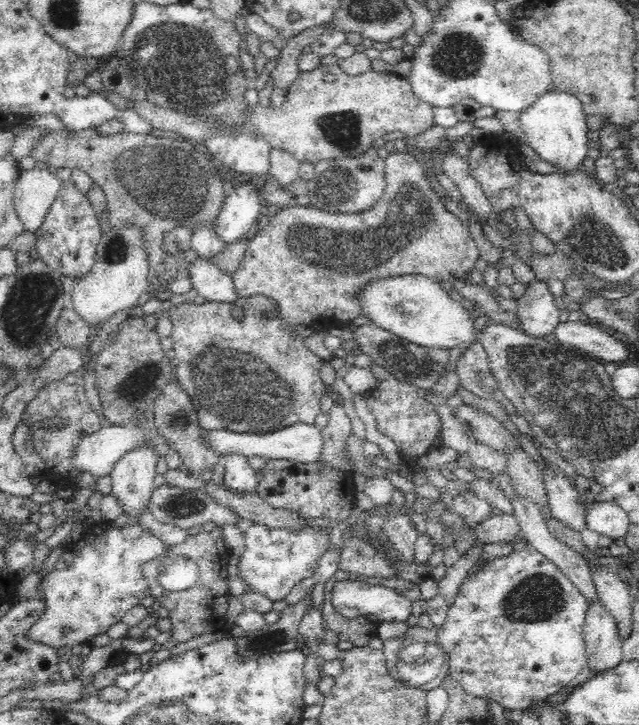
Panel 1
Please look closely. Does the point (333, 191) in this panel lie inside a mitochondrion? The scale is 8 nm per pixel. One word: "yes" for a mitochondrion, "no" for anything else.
yes

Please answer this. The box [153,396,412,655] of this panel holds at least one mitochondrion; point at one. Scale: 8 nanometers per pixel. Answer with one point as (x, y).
(181, 506)

